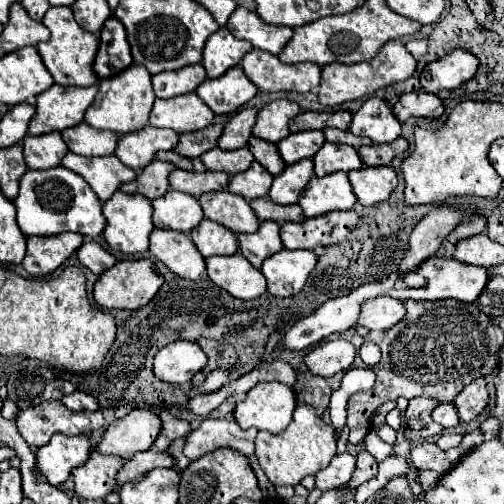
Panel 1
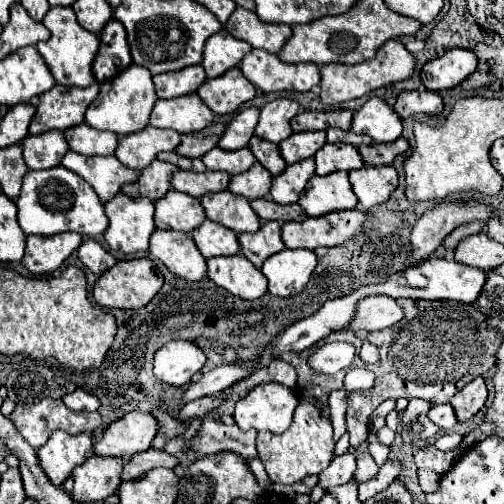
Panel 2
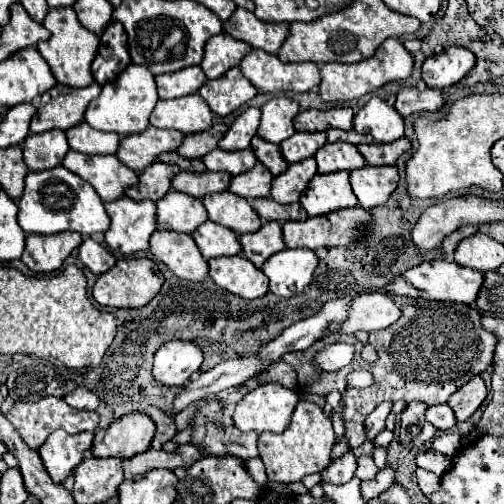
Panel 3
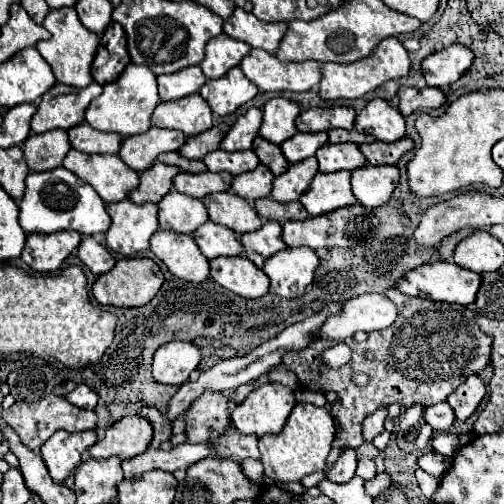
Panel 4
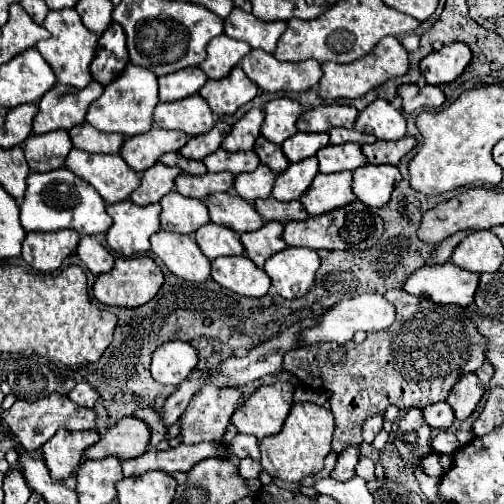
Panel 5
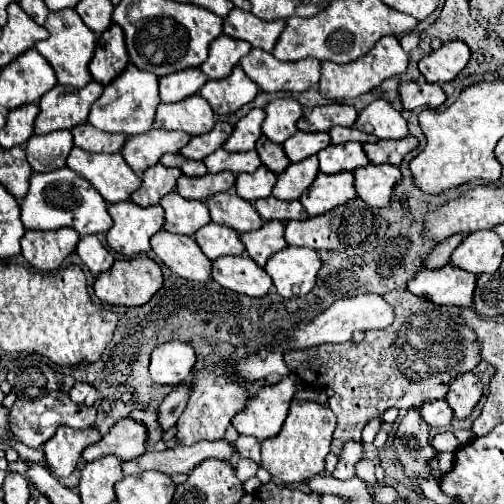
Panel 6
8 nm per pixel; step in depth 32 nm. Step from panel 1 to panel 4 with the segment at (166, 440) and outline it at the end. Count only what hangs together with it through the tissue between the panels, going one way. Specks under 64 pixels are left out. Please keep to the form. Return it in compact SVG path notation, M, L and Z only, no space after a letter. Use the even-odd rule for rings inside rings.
M146 406L146 408L140 408L140 410L138 410L138 416L148 418L148 422L150 422L152 428L154 428L154 436L152 436L152 442L150 442L152 448L158 448L160 442L170 440L170 436L172 436L170 428L172 428L172 426L170 426L170 422L166 420L164 414L160 414L160 412L158 412L156 408L152 408L152 406Z

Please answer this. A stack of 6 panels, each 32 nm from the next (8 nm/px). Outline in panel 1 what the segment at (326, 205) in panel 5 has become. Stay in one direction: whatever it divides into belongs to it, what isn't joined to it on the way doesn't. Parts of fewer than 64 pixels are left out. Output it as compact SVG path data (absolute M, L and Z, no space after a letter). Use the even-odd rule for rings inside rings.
M332 172L328 176L312 176L304 192L298 198L304 214L308 218L322 216L332 210L352 210L356 196L352 192L346 172Z

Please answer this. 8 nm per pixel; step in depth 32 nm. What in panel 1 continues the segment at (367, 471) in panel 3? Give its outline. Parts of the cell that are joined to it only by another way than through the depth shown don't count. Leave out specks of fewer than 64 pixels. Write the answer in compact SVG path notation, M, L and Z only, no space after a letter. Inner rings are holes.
M360 452L360 454L356 456L356 470L354 470L354 476L352 476L352 480L348 482L348 486L350 486L352 490L356 490L362 482L374 478L376 472L378 472L376 460L374 460L368 452Z

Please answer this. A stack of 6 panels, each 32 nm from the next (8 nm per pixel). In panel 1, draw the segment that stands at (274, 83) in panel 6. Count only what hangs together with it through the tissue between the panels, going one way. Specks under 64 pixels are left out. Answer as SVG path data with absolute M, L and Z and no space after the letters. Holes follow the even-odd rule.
M264 50L248 52L240 66L262 92L310 92L320 84L320 68L316 64L284 64Z

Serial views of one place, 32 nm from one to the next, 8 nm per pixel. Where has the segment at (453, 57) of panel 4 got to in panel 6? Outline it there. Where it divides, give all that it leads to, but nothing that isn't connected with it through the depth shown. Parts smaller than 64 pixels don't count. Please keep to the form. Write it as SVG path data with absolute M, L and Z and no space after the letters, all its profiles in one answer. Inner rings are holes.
M462 40L442 44L438 50L430 52L420 60L418 68L428 82L442 84L456 78L456 74L468 64L470 48Z

